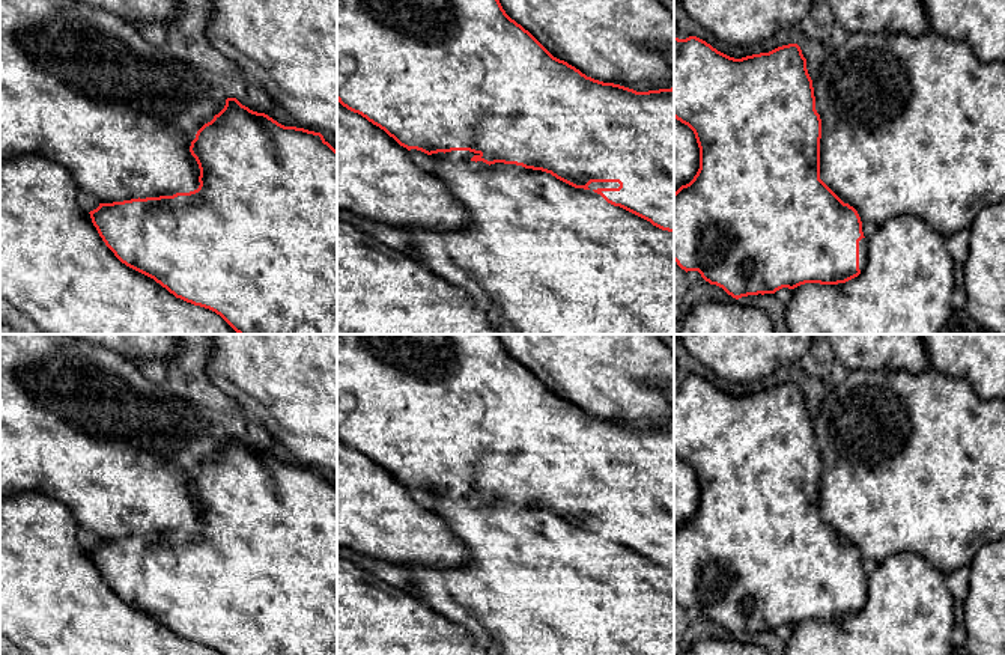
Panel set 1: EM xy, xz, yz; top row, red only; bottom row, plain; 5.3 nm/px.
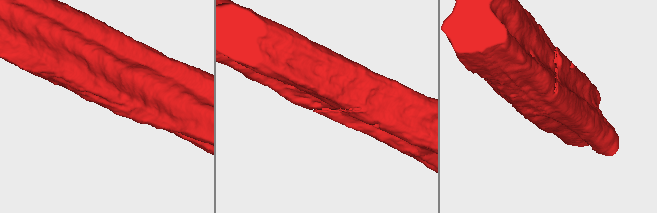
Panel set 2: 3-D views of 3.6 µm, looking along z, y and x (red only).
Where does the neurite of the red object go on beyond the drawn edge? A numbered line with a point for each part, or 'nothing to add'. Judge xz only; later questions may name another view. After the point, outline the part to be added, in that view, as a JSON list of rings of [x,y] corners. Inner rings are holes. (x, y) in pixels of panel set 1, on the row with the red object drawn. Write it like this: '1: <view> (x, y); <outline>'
1: xz (593, 185); [[[591,182],[587,190],[578,188],[581,191],[587,191],[588,194],[596,196],[600,200],[605,200],[600,194],[596,193],[597,188],[618,188],[618,182]],[[605,200],[606,202],[606,200]]]

